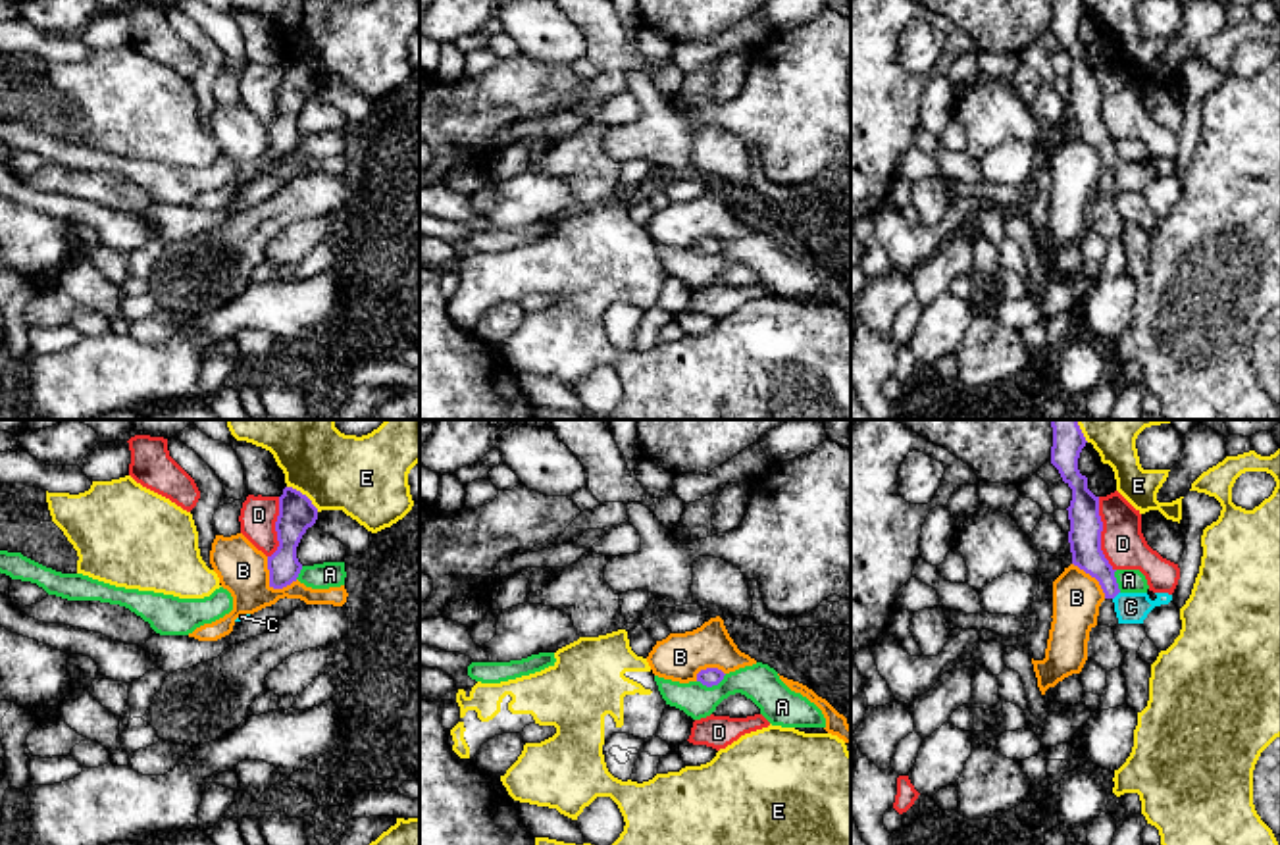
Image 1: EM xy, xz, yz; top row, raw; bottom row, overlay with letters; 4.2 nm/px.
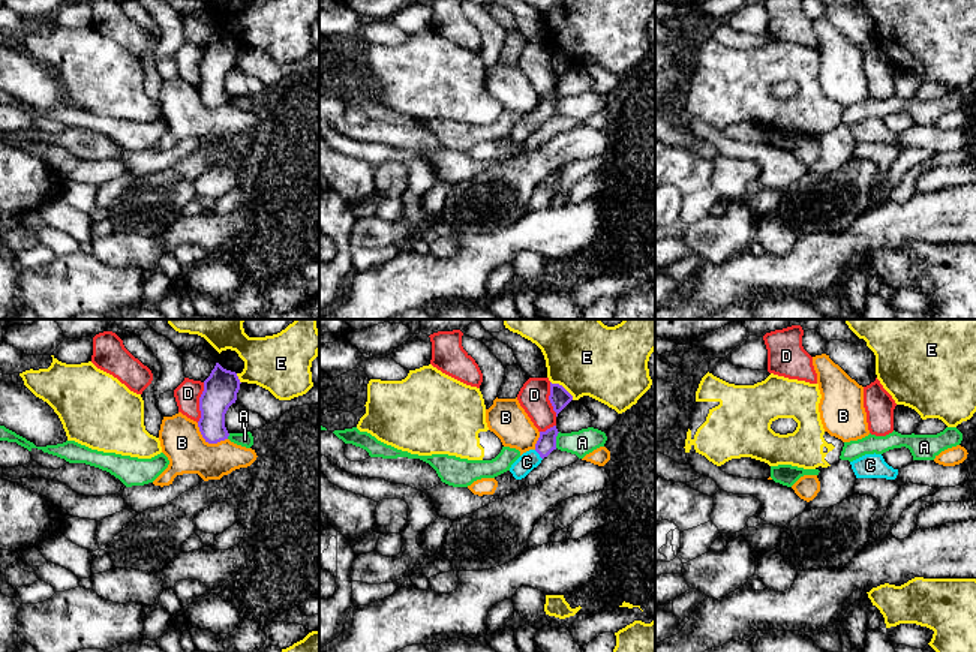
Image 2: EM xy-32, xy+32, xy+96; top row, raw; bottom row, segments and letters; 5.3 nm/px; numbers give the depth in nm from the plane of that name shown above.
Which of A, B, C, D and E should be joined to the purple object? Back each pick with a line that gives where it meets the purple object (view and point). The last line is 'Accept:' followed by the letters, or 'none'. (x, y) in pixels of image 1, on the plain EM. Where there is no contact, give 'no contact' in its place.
C: meets purple in yz at (1117, 162)
Accept: C

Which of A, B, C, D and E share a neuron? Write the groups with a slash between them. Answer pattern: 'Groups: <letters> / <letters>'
Groups: A / B / C / D / E

